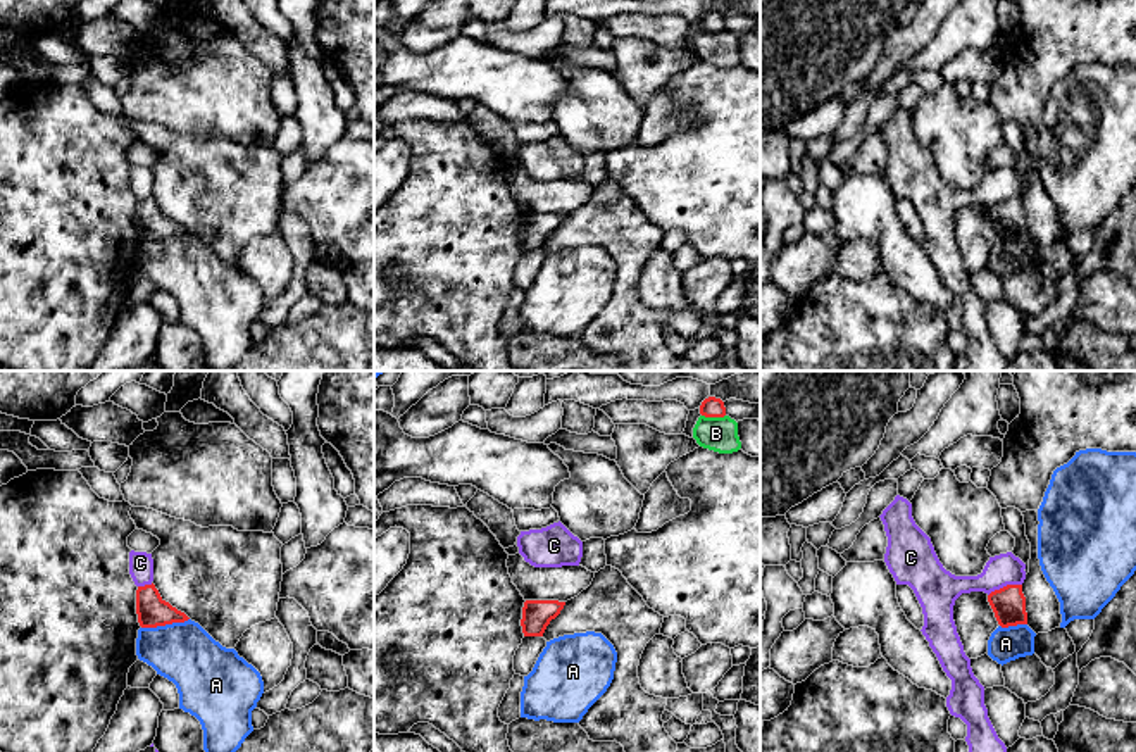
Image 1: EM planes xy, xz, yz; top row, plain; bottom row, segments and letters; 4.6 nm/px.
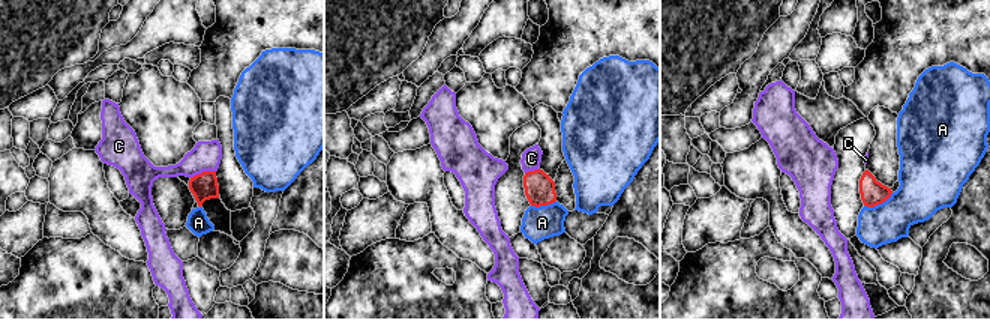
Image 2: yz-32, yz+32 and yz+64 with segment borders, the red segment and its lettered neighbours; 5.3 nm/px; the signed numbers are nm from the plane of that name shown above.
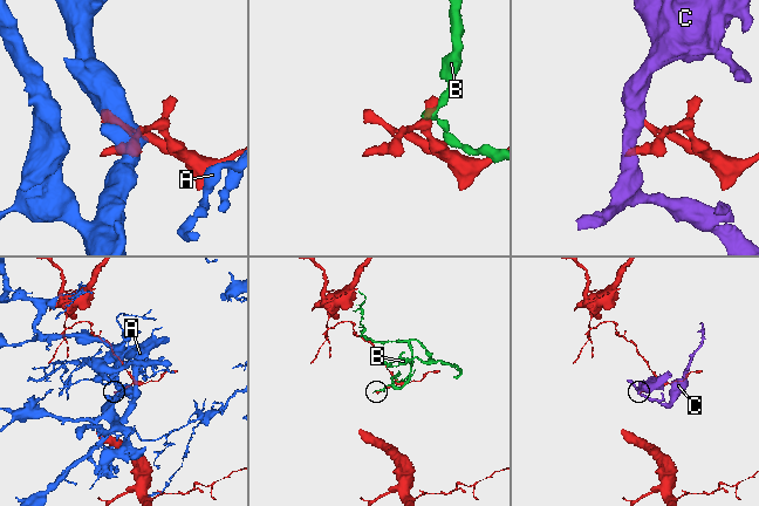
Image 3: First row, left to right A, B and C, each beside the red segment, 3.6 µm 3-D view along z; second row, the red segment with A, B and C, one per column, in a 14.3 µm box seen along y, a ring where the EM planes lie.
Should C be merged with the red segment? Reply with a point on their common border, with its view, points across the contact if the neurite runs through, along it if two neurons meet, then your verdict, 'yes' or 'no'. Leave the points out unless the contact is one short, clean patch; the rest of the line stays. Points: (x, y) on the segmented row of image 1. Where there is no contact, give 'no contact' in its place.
contact yz (1004, 587); border yz (1021, 583), (1007, 583), (988, 595); no

